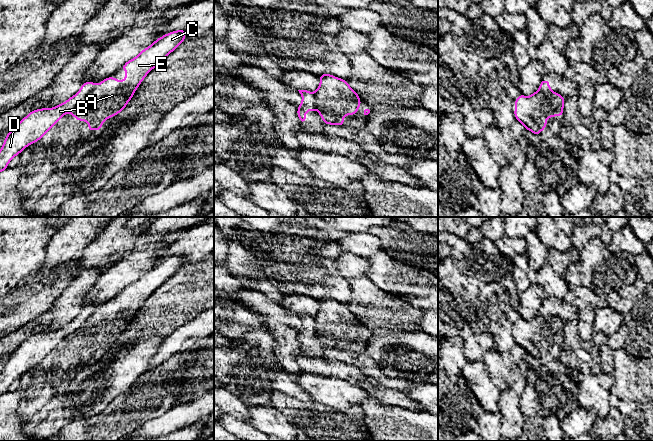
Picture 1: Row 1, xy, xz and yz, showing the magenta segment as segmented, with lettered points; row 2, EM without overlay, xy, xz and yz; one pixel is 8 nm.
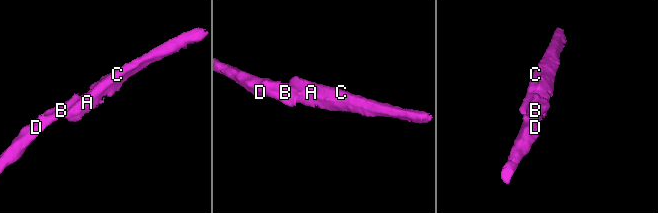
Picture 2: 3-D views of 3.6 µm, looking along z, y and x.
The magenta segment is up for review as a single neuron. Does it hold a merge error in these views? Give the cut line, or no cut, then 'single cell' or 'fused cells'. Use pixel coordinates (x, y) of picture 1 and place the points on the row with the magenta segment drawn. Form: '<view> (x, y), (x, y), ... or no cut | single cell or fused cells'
xy (96, 85), (71, 111) | fused cells

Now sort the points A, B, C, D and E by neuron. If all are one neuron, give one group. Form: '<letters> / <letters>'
A C E / B D

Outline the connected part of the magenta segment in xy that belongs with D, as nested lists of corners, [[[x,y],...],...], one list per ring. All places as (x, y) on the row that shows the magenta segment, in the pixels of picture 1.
[[[91,81],[84,82],[79,91],[65,102],[53,108],[31,111],[10,132],[0,149],[0,172],[27,146],[39,141],[65,114],[76,108],[95,88]]]

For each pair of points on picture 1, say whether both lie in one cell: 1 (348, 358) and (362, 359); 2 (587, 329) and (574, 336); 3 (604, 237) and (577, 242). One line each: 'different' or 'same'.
1: same
2: different
3: same

